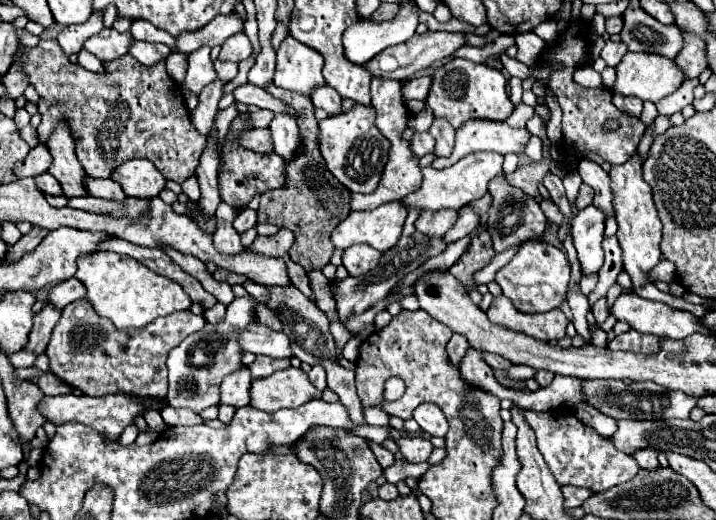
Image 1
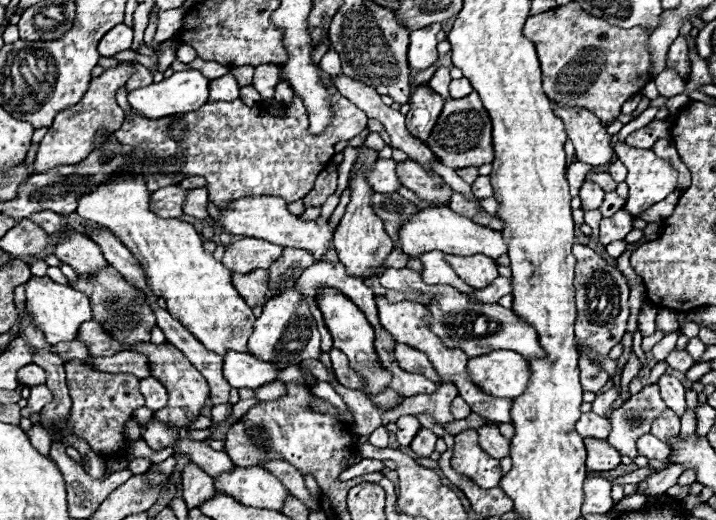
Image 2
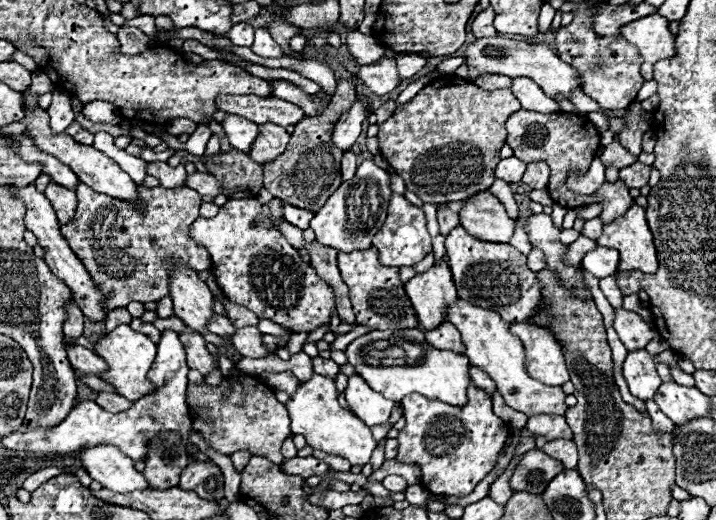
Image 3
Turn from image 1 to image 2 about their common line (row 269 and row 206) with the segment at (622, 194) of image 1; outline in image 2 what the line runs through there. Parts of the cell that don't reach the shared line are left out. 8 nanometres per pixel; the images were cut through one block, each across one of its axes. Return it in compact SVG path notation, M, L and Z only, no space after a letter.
M618 142L614 146L616 156L624 162L624 166L628 168L628 176L626 176L626 184L628 184L628 200L624 210L632 216L640 216L642 212L646 212L648 208L652 208L656 202L664 200L670 192L676 190L676 178L678 172L662 158L658 158L652 150L640 150L640 148L632 148L628 144Z

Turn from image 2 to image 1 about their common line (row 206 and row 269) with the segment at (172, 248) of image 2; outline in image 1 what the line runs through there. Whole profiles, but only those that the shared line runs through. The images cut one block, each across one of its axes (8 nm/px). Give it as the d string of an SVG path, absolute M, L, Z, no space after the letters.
M90 252L88 256L80 256L76 278L86 286L86 298L94 310L104 318L110 318L116 328L142 328L158 316L168 316L192 306L180 284L148 270L130 256L114 252Z

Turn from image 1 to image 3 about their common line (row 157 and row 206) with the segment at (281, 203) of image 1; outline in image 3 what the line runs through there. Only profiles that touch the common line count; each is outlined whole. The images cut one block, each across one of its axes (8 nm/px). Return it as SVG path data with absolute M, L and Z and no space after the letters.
M354 76L340 78L336 82L336 92L332 94L332 100L326 106L323 114L318 118L300 120L292 132L286 152L268 164L262 164L266 190L270 190L282 202L292 204L296 208L310 210L310 212L318 212L326 204L330 194L342 184L340 162L342 162L344 152L332 144L332 138L330 138L332 128L339 117L350 108L350 104L356 100L356 97Z

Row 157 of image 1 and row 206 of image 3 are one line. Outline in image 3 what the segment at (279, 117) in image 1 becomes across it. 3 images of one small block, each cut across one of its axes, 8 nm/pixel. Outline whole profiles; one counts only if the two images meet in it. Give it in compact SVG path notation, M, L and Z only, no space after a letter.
M282 204L282 216L284 216L284 220L288 220L290 224L296 224L296 228L306 230L306 228L310 226L308 222L310 222L310 218L312 218L314 214L308 212L308 210L290 206L290 204Z

